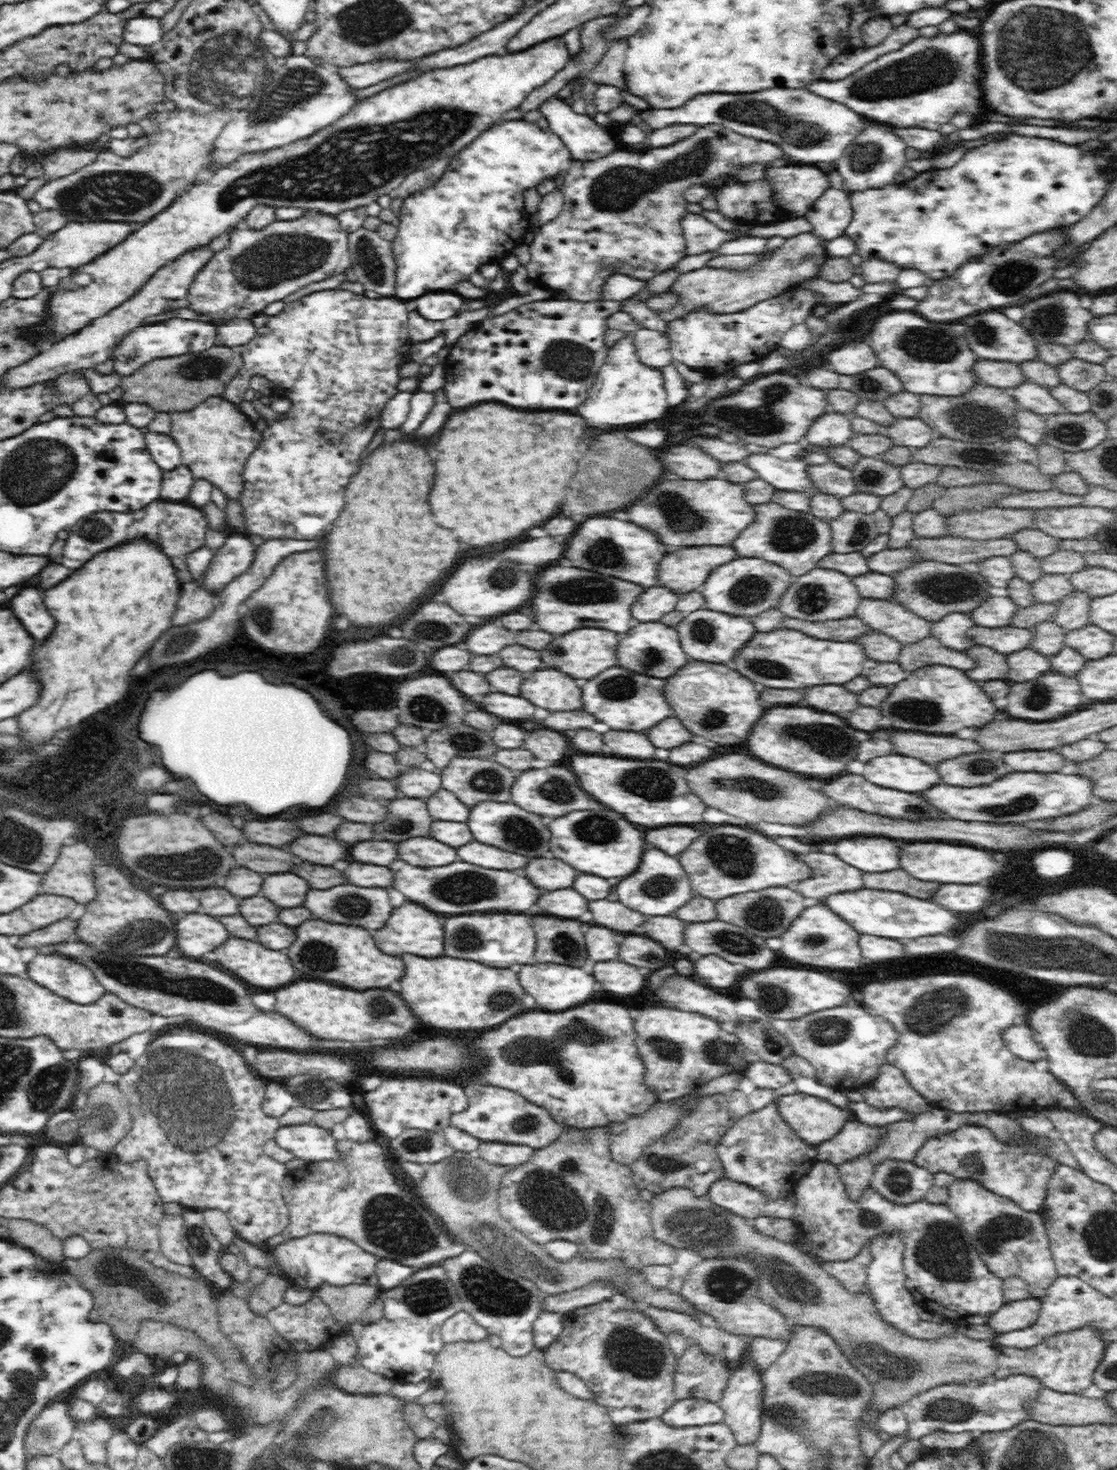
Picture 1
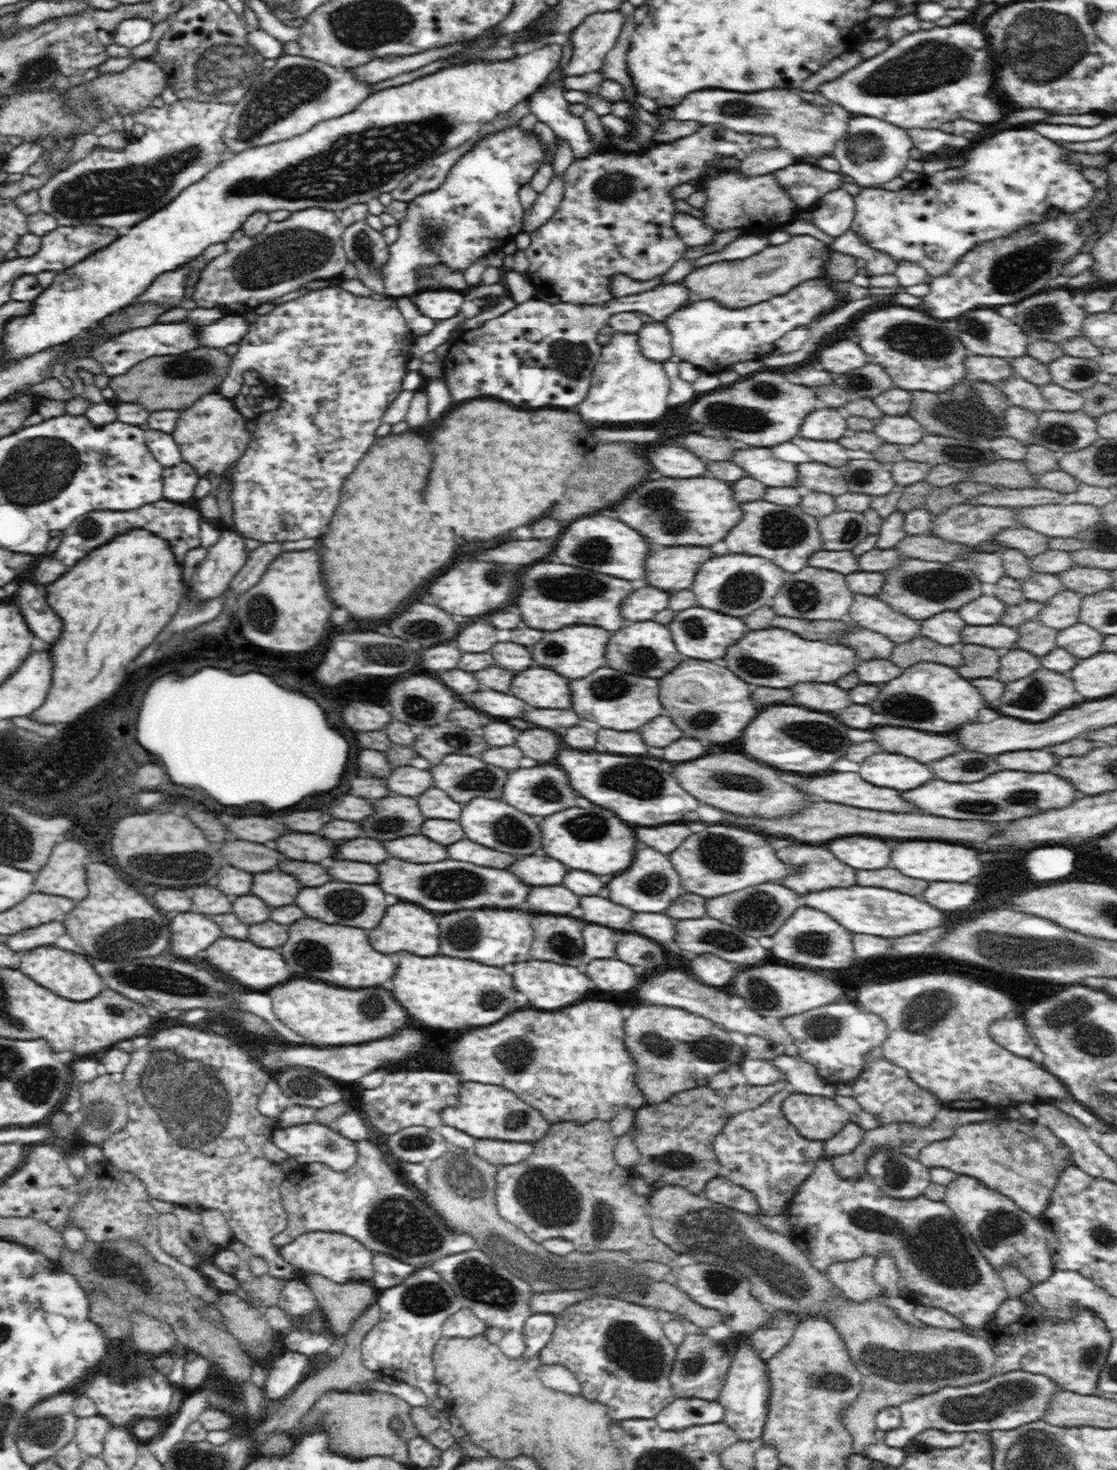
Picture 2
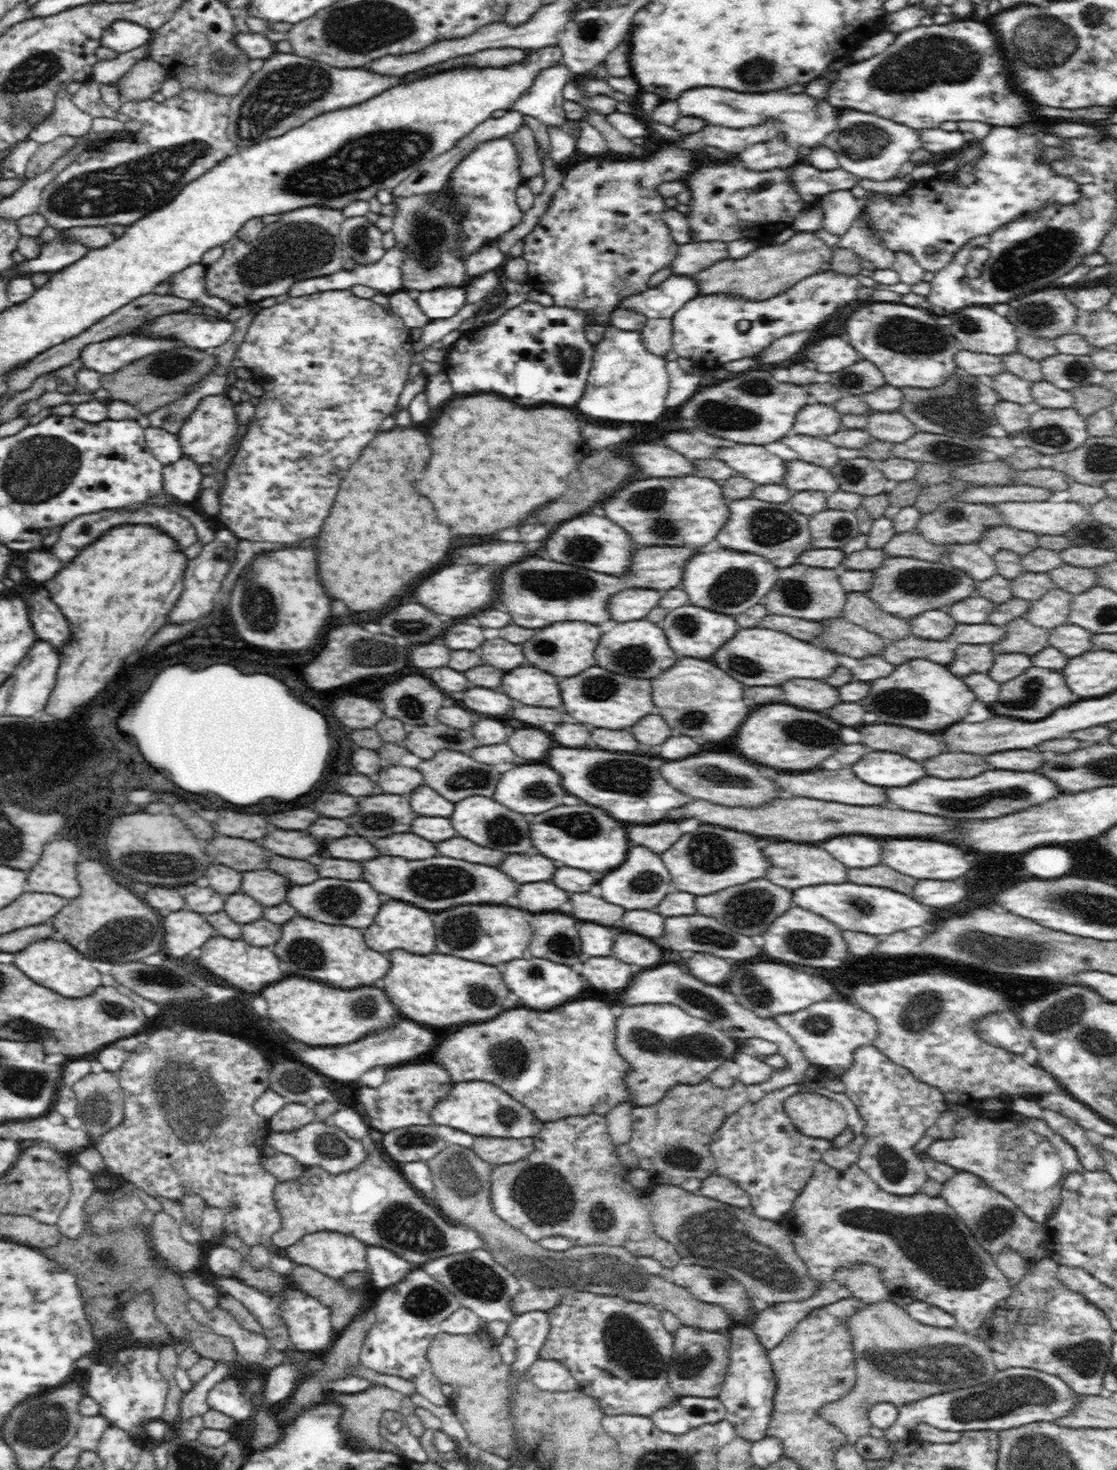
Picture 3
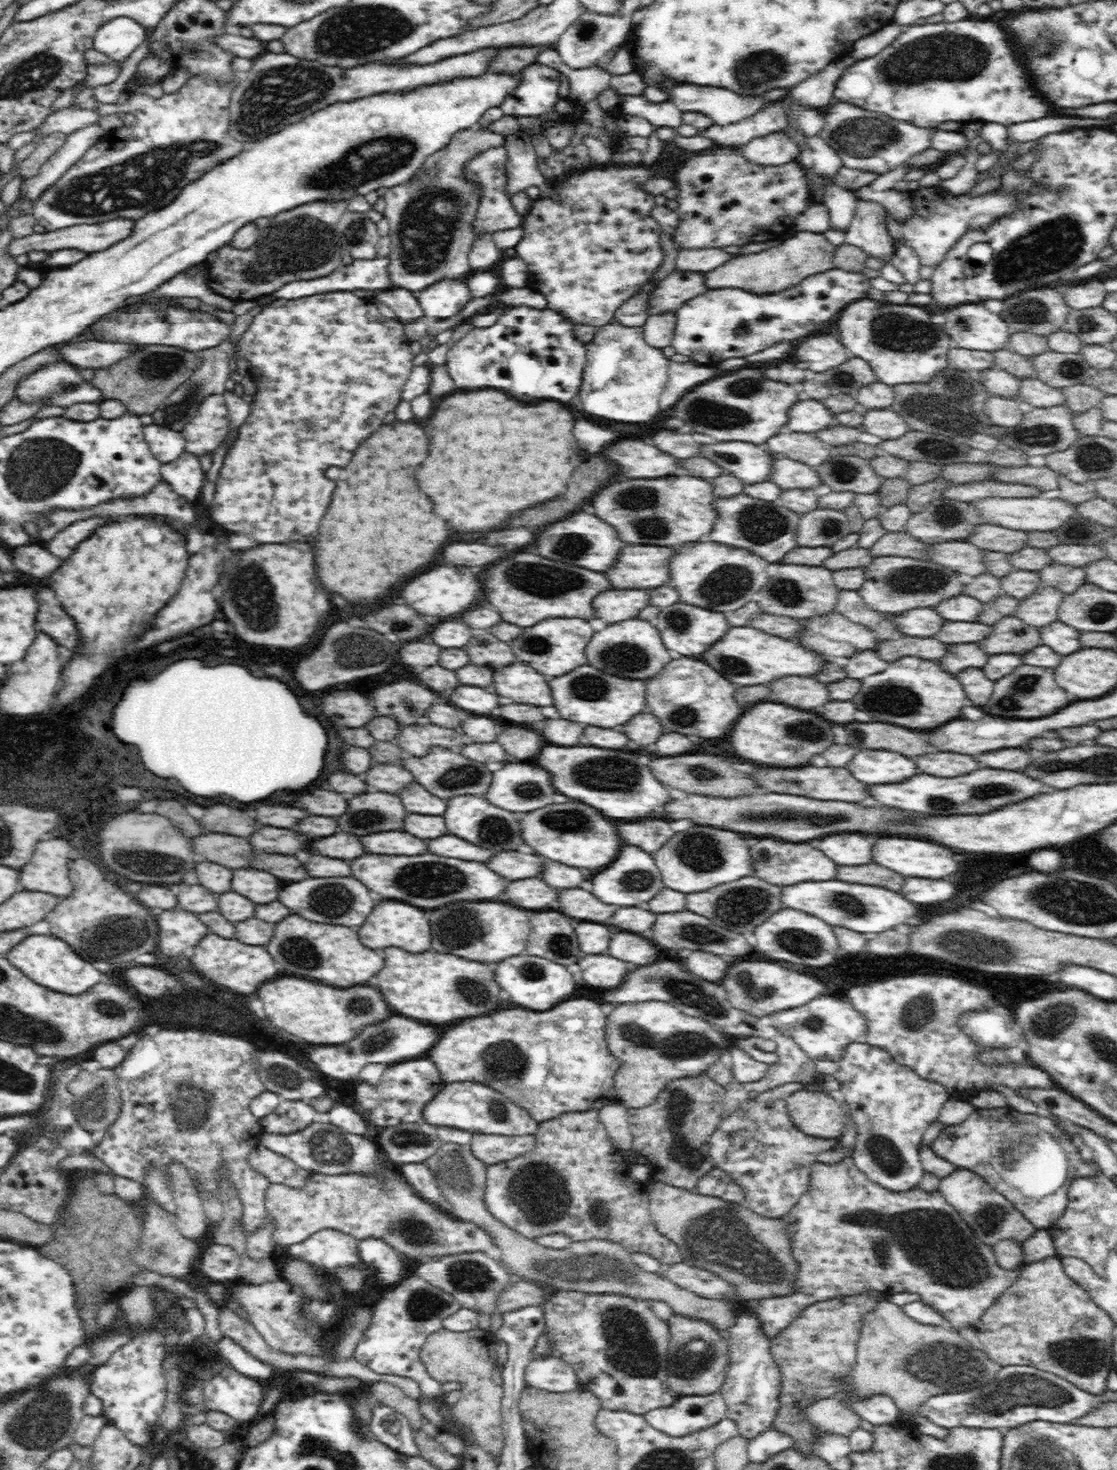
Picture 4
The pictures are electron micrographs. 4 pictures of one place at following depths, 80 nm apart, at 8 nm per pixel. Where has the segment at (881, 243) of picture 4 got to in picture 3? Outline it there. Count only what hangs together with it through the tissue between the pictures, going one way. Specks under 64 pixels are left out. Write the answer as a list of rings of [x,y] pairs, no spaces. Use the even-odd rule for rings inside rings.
[[[859,216],[852,226],[840,236],[837,248],[850,250],[856,257],[872,262],[875,270],[892,270],[896,254],[884,249],[875,235],[868,230]]]

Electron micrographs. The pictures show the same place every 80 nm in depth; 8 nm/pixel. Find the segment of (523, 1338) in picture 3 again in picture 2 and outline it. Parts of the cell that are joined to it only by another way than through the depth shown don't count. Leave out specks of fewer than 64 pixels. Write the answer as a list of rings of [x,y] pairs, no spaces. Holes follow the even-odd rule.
[[[535,1313],[526,1320],[526,1352],[524,1357],[531,1357],[534,1353],[541,1350],[550,1342],[552,1334],[556,1330],[556,1315]]]

